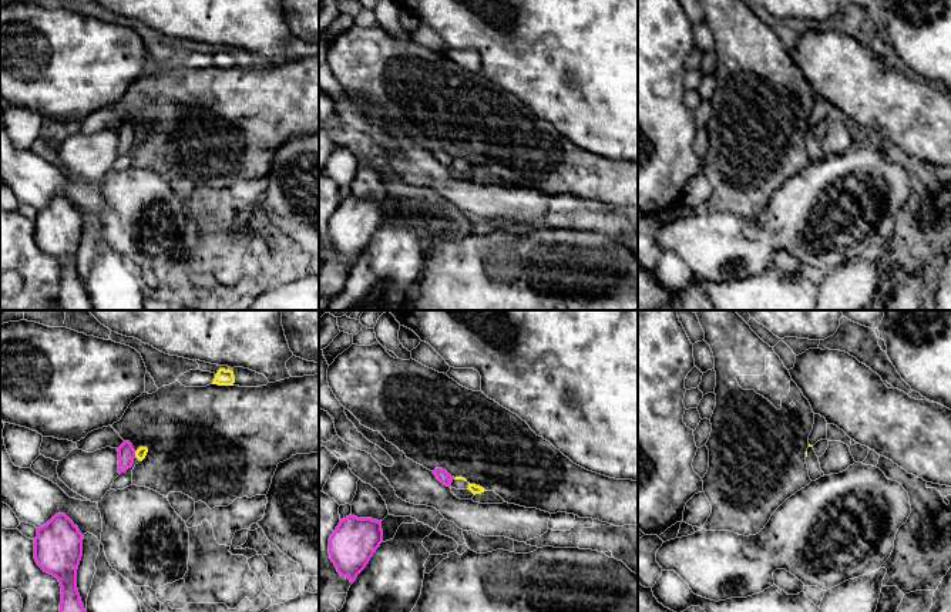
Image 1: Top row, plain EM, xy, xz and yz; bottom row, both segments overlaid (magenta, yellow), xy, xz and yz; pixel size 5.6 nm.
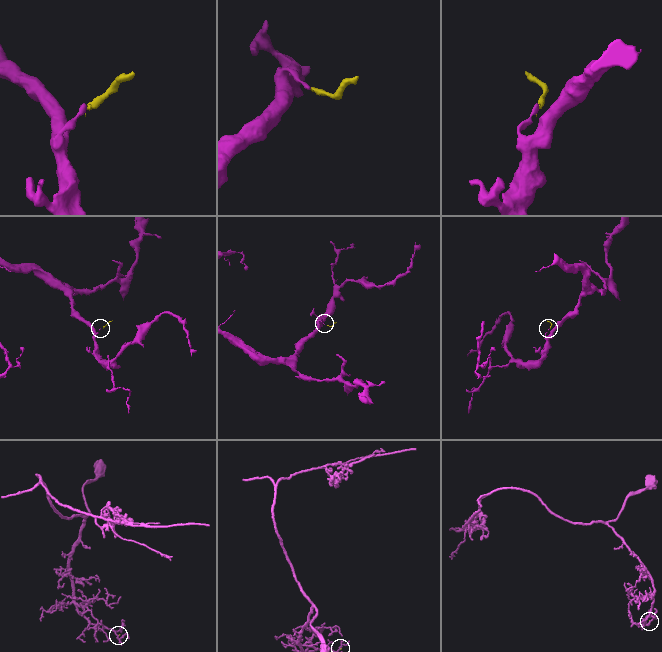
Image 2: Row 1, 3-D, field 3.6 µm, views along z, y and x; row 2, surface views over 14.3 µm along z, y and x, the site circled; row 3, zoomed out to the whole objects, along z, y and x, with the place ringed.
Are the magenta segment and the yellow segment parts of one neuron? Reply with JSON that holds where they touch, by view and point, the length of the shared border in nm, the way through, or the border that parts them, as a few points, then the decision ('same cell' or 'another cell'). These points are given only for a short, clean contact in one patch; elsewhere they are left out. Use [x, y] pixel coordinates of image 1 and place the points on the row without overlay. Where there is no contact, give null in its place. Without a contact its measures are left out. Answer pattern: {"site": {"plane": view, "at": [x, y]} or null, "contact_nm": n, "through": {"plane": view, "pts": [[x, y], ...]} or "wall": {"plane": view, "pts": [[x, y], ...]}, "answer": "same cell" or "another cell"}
{"site": {"plane": "xy", "at": [134, 135]}, "contact_nm": 30, "wall": {"plane": "xy", "pts": [[134, 133], [135, 137]]}, "answer": "another cell"}

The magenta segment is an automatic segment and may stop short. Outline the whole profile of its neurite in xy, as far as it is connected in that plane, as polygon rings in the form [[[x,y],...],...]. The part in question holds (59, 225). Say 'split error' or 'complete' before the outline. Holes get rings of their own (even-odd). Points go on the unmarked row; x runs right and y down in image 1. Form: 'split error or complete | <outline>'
complete | [[[56,195],[46,206],[37,209],[34,241],[47,255],[56,258],[61,268],[58,303],[61,310],[93,310],[77,270],[77,250],[83,238],[83,215],[65,196]]]

